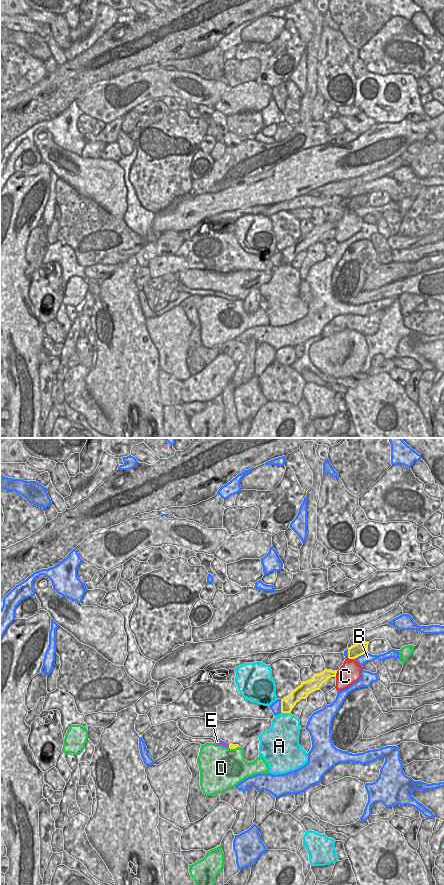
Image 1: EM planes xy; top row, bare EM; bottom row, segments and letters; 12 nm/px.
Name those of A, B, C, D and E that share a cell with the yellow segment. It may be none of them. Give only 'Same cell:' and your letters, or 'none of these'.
Same cell: none of these

